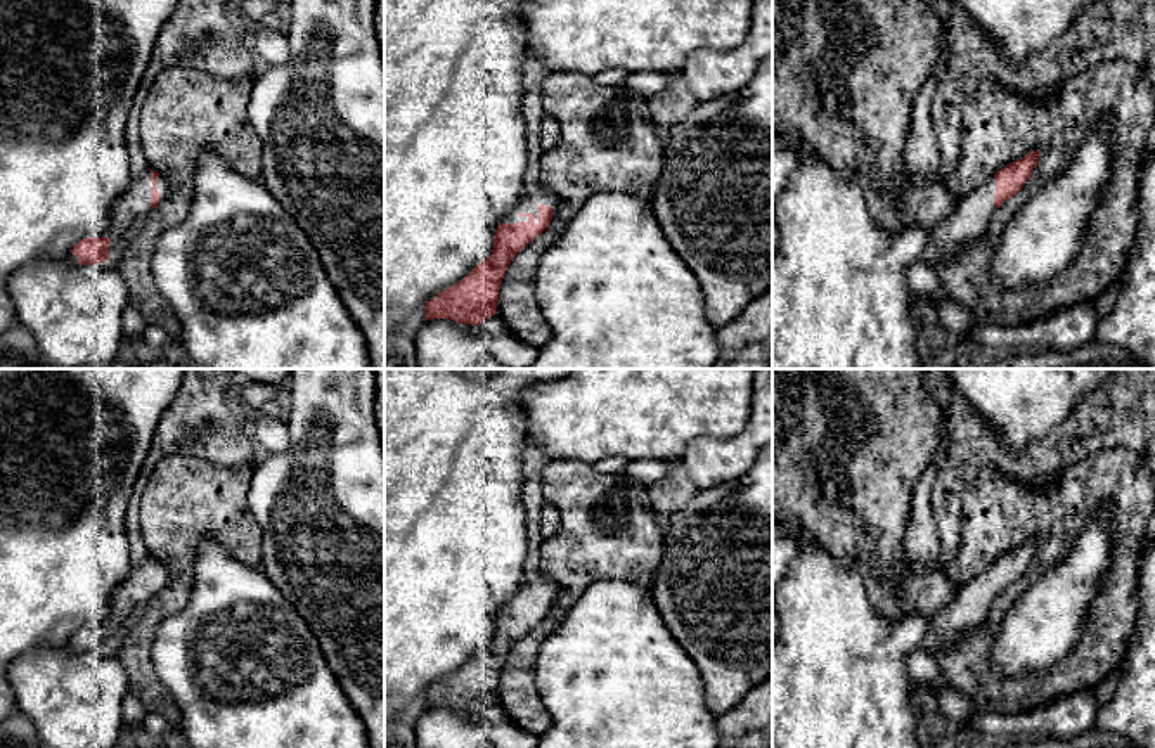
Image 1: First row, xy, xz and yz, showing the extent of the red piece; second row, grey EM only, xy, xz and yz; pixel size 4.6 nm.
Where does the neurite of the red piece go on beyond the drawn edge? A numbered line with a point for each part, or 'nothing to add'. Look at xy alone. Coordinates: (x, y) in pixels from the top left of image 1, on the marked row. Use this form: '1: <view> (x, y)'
1: xy (132, 208)

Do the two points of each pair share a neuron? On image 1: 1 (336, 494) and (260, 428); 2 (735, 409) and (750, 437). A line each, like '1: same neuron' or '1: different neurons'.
1: different neurons
2: different neurons

